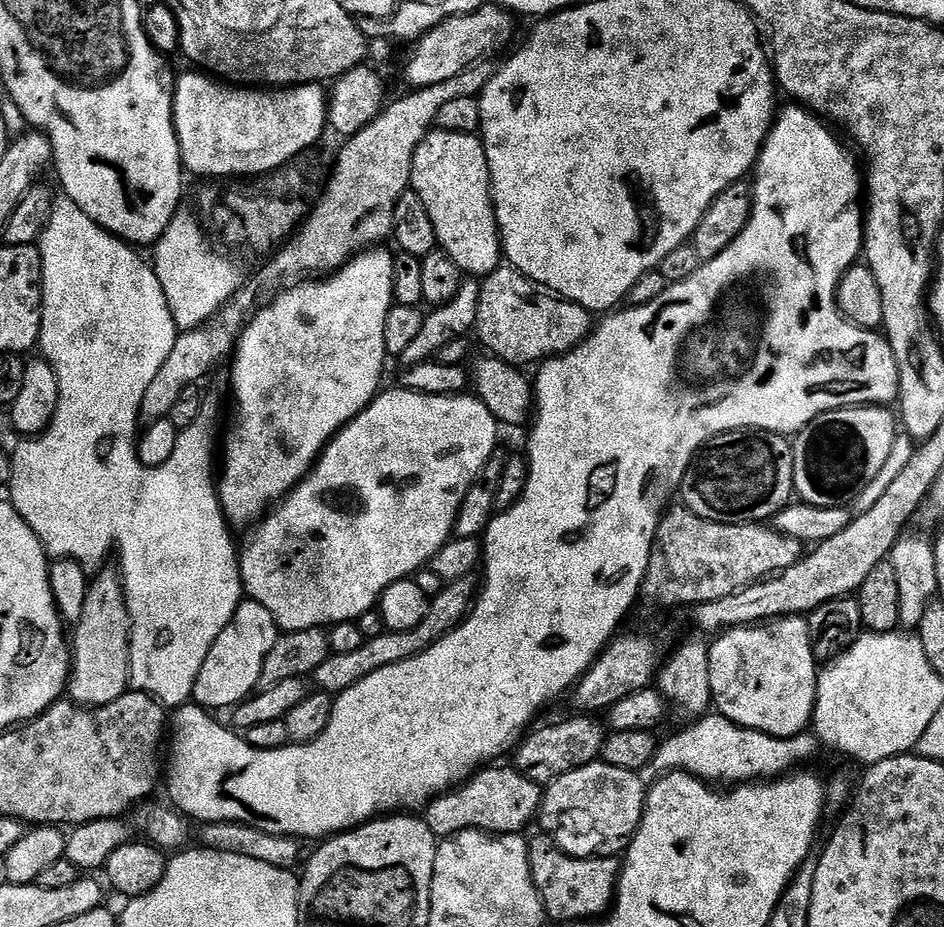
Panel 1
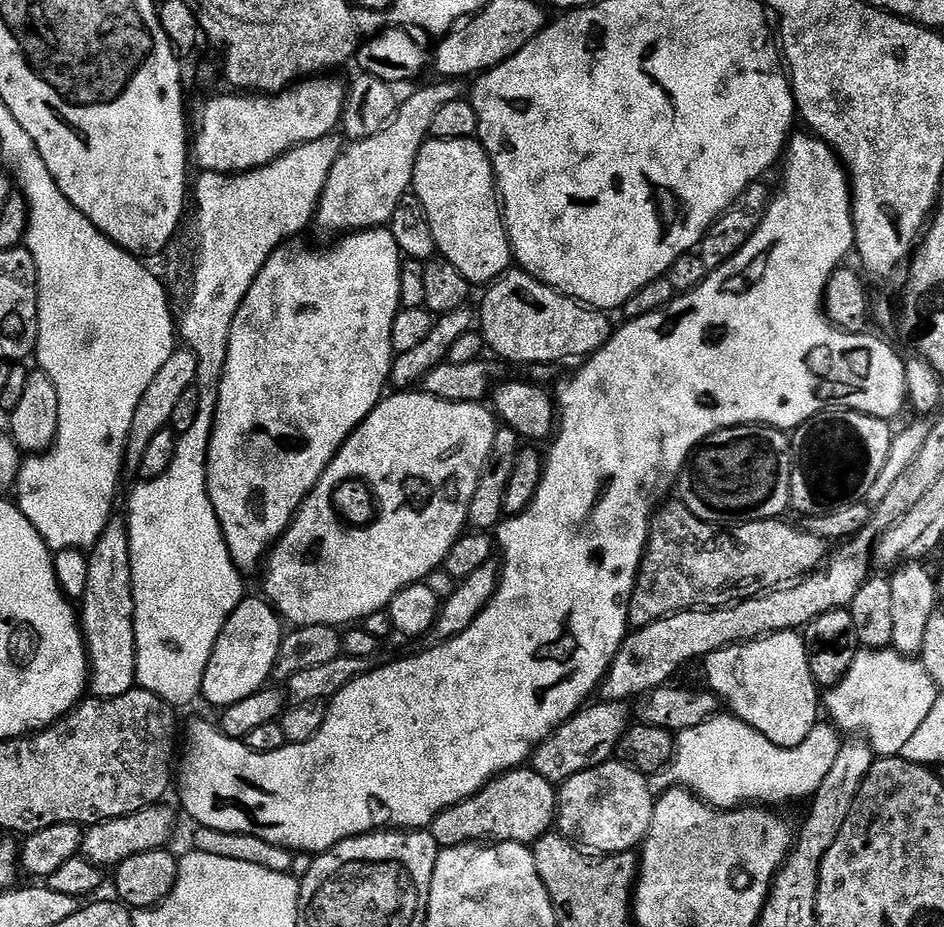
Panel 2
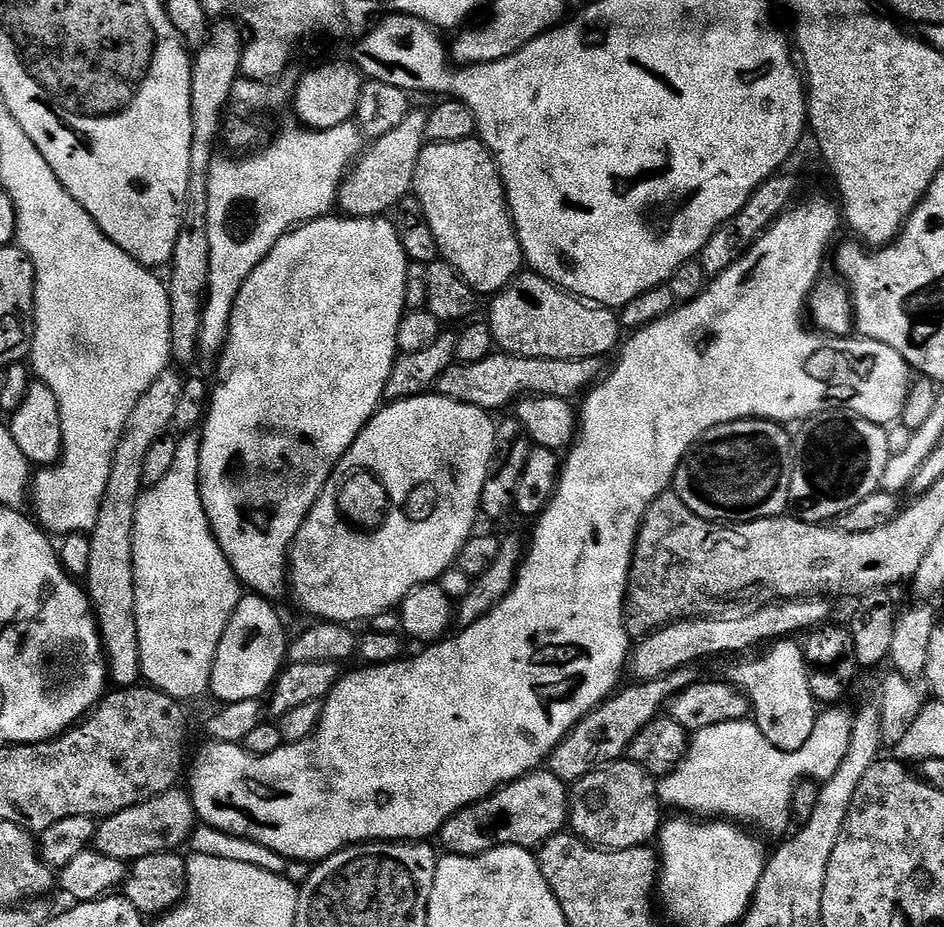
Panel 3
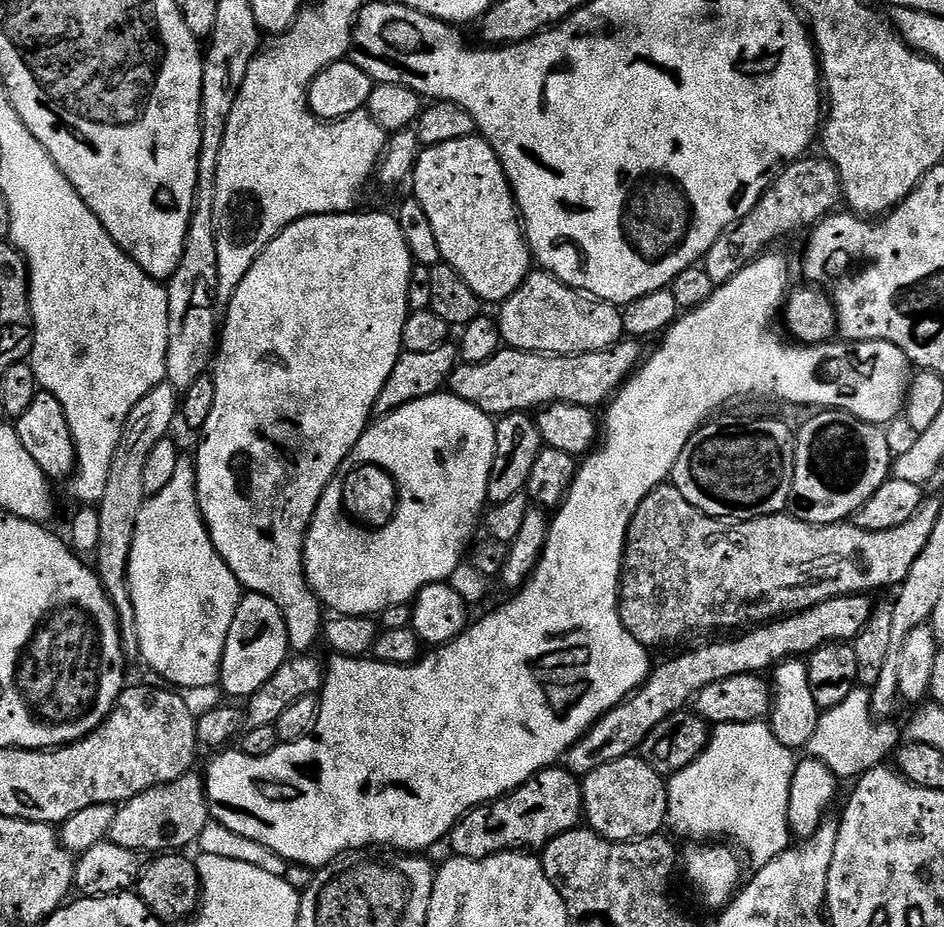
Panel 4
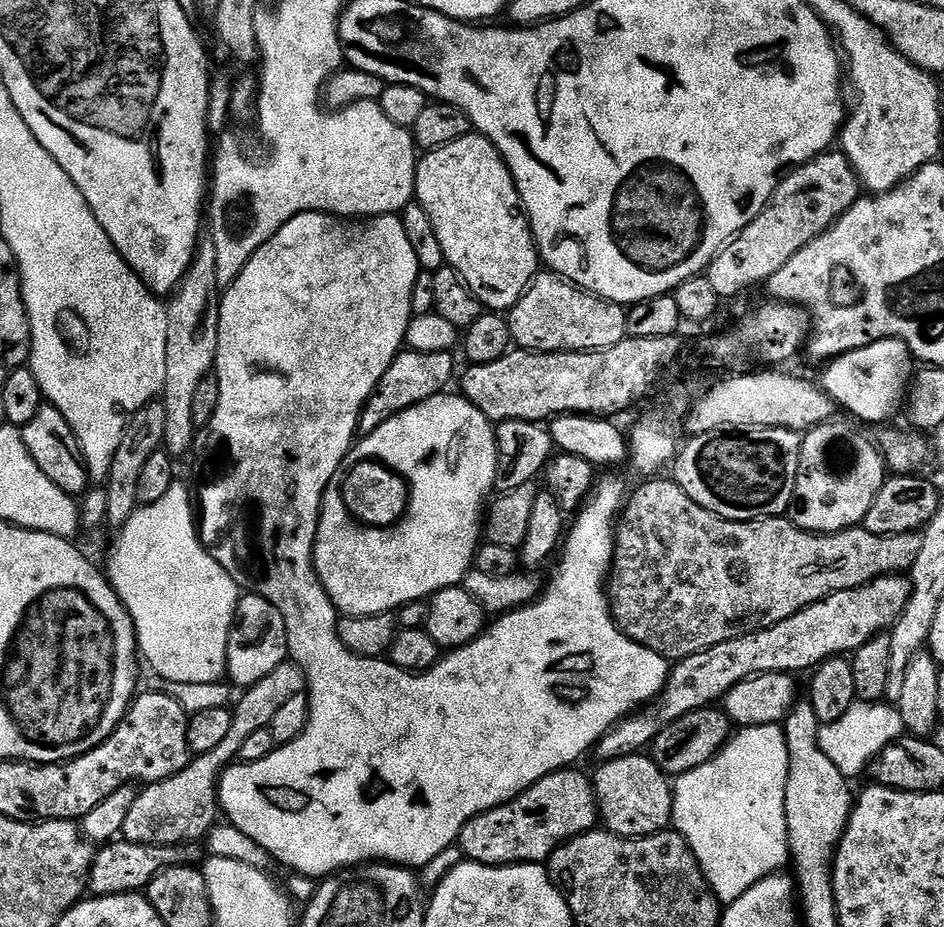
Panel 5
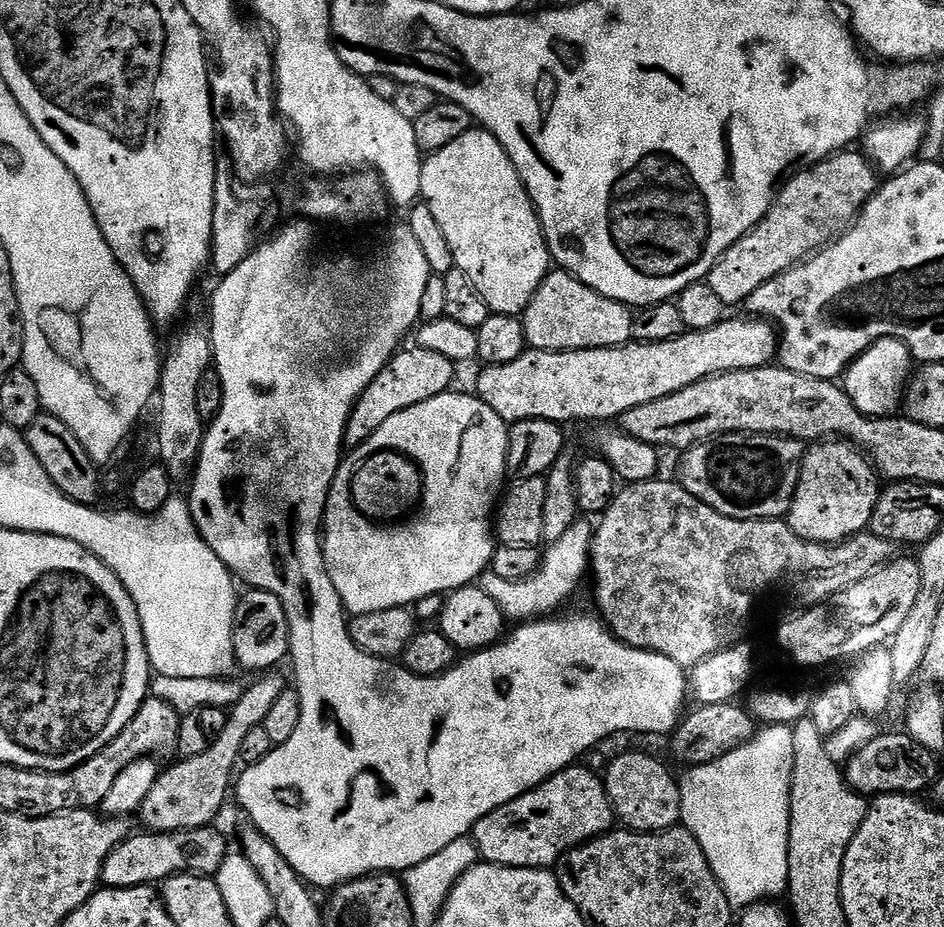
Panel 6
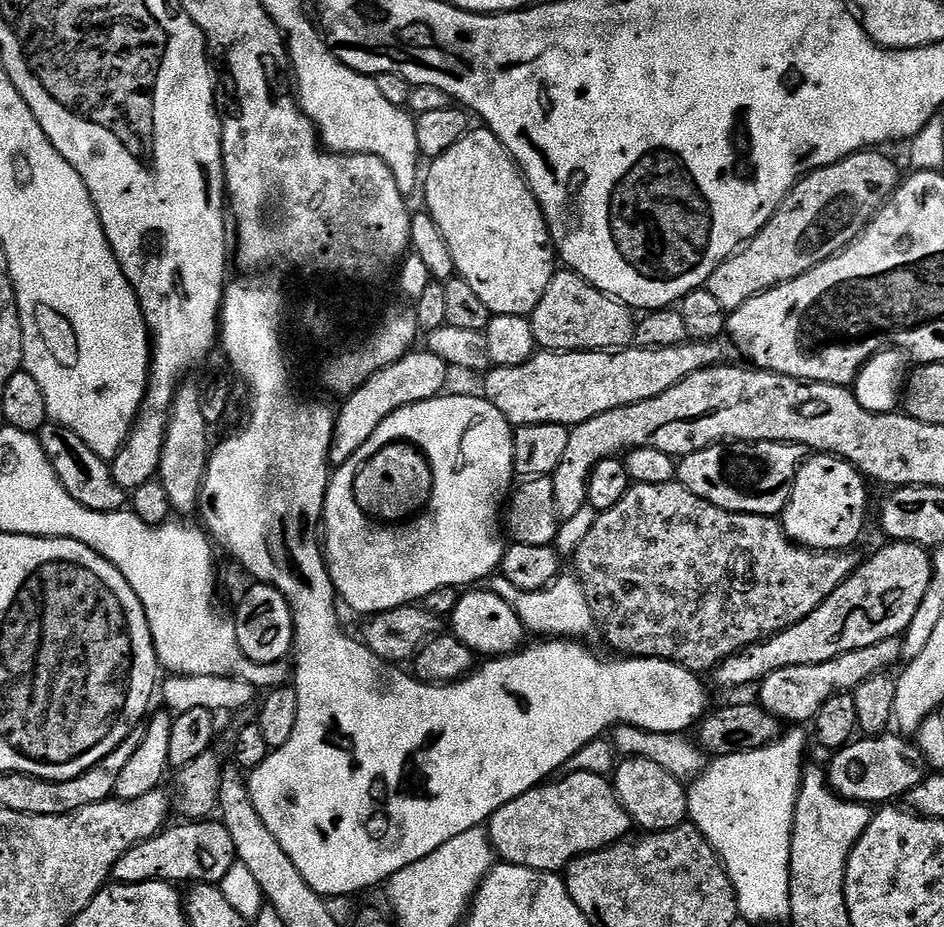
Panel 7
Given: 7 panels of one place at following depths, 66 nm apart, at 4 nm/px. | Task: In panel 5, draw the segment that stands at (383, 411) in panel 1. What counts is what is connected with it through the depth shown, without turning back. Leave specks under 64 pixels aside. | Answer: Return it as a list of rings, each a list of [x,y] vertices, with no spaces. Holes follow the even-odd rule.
[[[441,394],[430,398],[425,404],[414,406],[394,418],[390,422],[382,422],[374,434],[363,437],[359,442],[353,444],[352,449],[348,451],[347,463],[349,465],[360,464],[363,460],[379,460],[380,463],[392,468],[400,473],[408,482],[408,511],[405,512],[403,520],[391,528],[370,528],[367,524],[360,523],[355,516],[349,512],[344,501],[344,490],[339,479],[330,482],[330,486],[324,495],[322,510],[320,511],[320,521],[316,531],[316,544],[312,548],[312,561],[316,563],[316,573],[330,598],[334,602],[337,613],[346,616],[369,616],[370,614],[382,614],[383,612],[395,613],[402,605],[409,604],[415,600],[422,600],[431,597],[443,588],[455,588],[464,579],[464,575],[473,567],[476,553],[482,543],[482,521],[486,516],[486,505],[493,495],[496,486],[496,467],[498,466],[498,450],[496,449],[496,428],[493,421],[482,414],[470,401],[465,400],[463,395]]]

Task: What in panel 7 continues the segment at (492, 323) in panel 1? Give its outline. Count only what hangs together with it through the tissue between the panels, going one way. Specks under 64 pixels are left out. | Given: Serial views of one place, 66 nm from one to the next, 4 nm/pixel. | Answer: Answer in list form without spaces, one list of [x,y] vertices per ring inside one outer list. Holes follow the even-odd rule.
[[[571,270],[557,271],[542,302],[531,314],[537,345],[549,352],[610,352],[629,347],[634,340],[633,313],[605,292],[599,292]]]

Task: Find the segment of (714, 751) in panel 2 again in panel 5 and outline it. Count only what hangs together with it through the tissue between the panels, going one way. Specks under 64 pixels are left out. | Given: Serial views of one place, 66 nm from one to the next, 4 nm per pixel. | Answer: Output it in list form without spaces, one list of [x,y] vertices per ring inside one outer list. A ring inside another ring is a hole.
[[[857,702],[846,710],[846,714],[821,727],[820,749],[826,758],[830,758],[830,762],[834,762],[834,766],[838,766],[843,776],[863,777],[873,758],[886,750],[886,746],[899,740],[905,732],[899,708],[887,702]],[[767,724],[766,726],[754,726],[753,728],[740,728],[733,735],[732,739],[724,745],[722,751],[710,762],[698,766],[698,770],[690,770],[686,774],[675,777],[672,789],[672,823],[671,827],[686,838],[690,850],[696,856],[696,861],[700,863],[700,868],[704,871],[704,877],[708,879],[708,885],[712,887],[712,893],[721,905],[733,904],[750,886],[762,882],[768,876],[779,873],[783,864],[789,863],[788,855],[788,827],[786,826],[786,778],[788,777],[788,743],[784,737],[784,729],[780,724]]]

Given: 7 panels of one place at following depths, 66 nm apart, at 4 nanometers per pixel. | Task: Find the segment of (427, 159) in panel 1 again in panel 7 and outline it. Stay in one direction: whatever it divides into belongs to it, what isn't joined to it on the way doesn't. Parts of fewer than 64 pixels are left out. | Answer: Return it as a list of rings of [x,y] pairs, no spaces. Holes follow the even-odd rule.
[[[483,126],[473,127],[462,139],[454,142],[454,146],[450,146],[450,150],[446,150],[446,154],[442,154],[427,165],[426,175],[422,180],[422,192],[423,188],[424,200],[428,203],[425,204],[426,210],[432,215],[434,222],[438,222],[438,230],[442,230],[442,238],[446,238],[446,246],[450,246],[450,254],[454,254],[456,276],[470,282],[474,294],[478,294],[478,298],[482,298],[482,302],[486,302],[486,306],[492,311],[493,316],[514,314],[515,316],[531,317],[533,310],[538,306],[538,302],[542,302],[542,294],[546,294],[553,276],[558,271],[558,257],[556,247],[552,245],[552,235],[548,229],[544,212],[540,208],[540,203],[536,201],[536,196],[532,192],[532,187],[525,180],[524,173],[521,172],[510,153],[502,146],[500,139]]]

